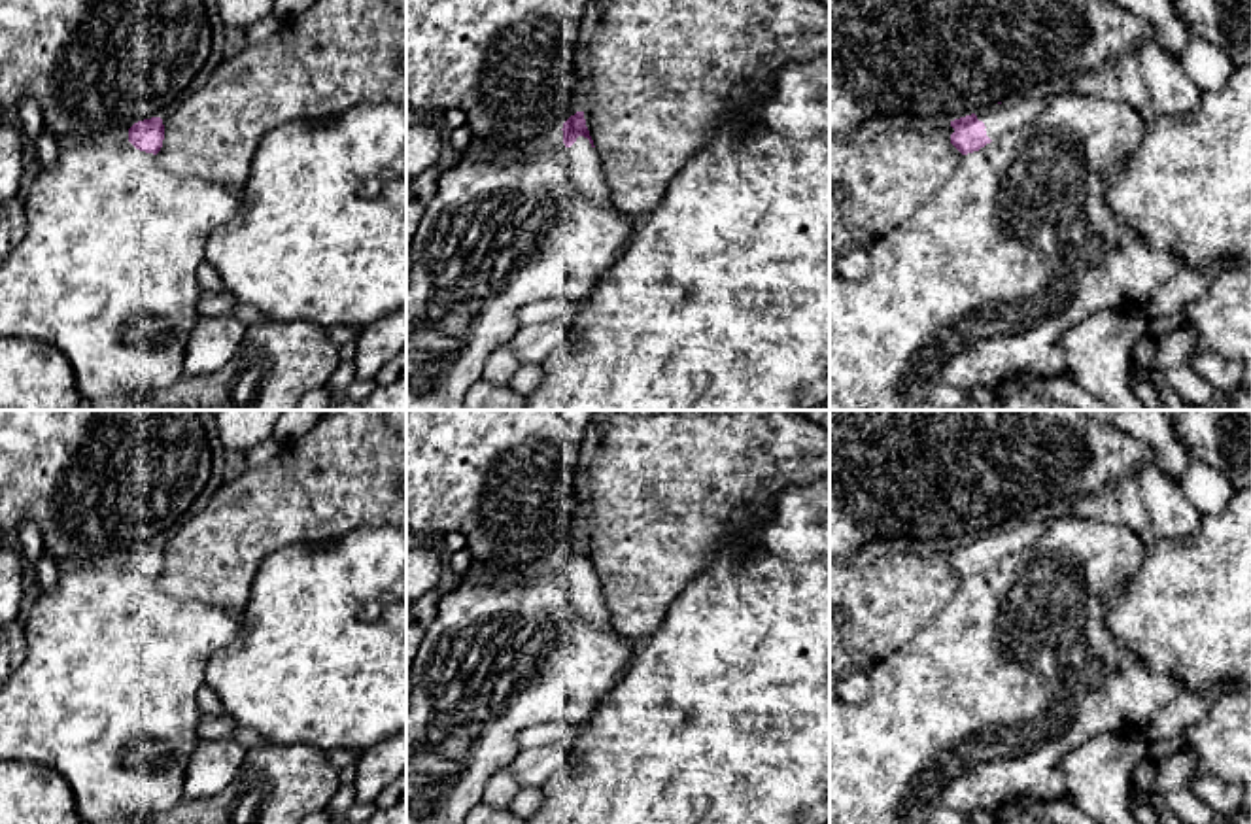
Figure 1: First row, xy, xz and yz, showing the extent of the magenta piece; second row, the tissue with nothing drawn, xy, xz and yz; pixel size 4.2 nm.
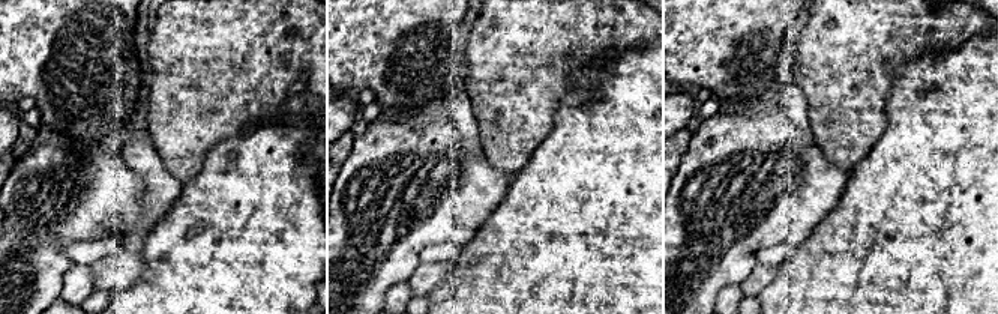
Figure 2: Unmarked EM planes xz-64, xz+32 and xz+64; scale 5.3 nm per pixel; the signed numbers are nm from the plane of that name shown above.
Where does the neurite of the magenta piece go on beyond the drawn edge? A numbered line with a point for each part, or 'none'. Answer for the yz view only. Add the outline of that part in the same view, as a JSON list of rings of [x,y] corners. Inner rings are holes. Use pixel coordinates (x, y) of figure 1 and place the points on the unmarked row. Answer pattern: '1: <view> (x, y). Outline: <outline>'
1: yz (1015, 537). Outline: [[[1024,520],[1002,527],[990,527],[975,535],[975,539],[985,546],[986,559],[994,563],[1007,554],[1017,554],[1034,546],[1047,525],[1049,522]]]

